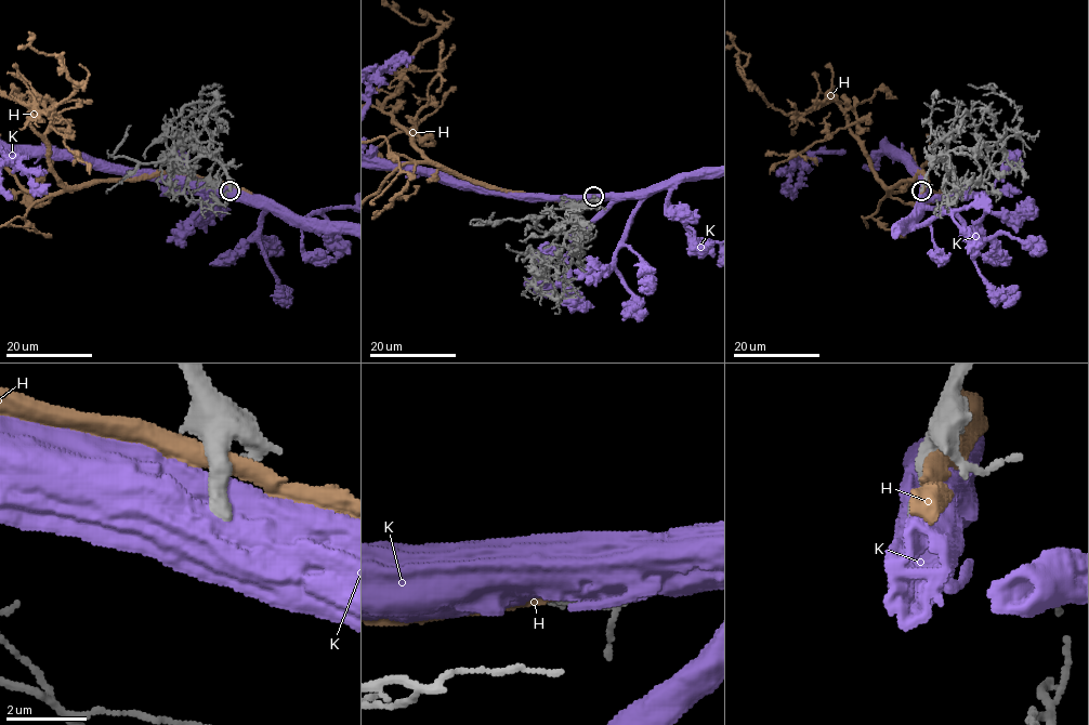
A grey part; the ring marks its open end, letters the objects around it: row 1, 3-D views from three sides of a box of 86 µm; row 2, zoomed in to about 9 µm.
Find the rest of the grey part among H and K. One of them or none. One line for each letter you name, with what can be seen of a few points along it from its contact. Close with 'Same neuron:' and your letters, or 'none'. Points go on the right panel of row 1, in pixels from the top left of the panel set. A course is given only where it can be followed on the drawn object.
Same neuron: none

